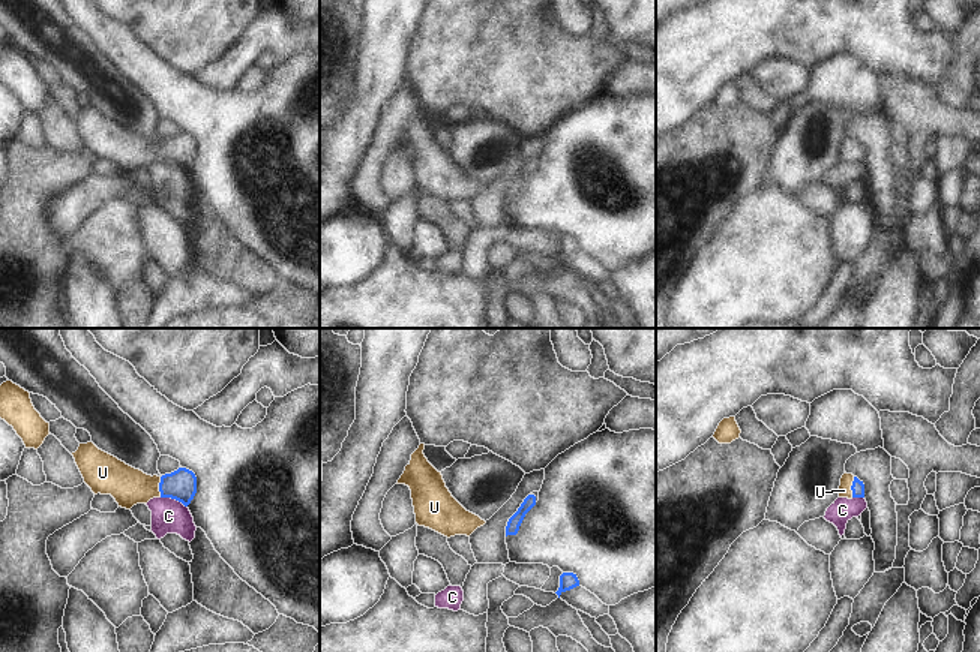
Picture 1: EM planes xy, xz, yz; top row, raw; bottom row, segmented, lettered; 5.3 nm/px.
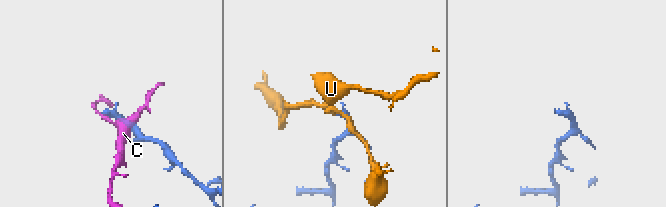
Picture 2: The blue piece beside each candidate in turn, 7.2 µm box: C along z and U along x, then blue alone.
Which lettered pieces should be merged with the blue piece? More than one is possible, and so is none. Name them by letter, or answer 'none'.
U

